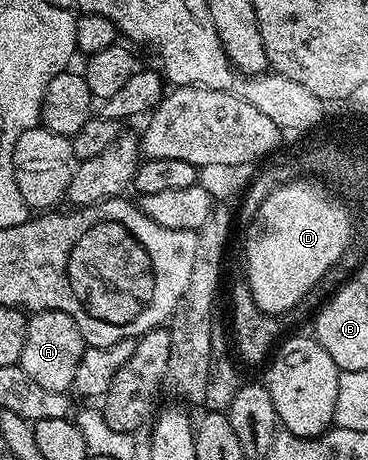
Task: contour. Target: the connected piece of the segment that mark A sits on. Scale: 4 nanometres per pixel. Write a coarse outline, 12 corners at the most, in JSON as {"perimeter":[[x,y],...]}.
{"perimeter":[[60,310],[26,319],[17,365],[33,384],[67,394],[84,349]]}

